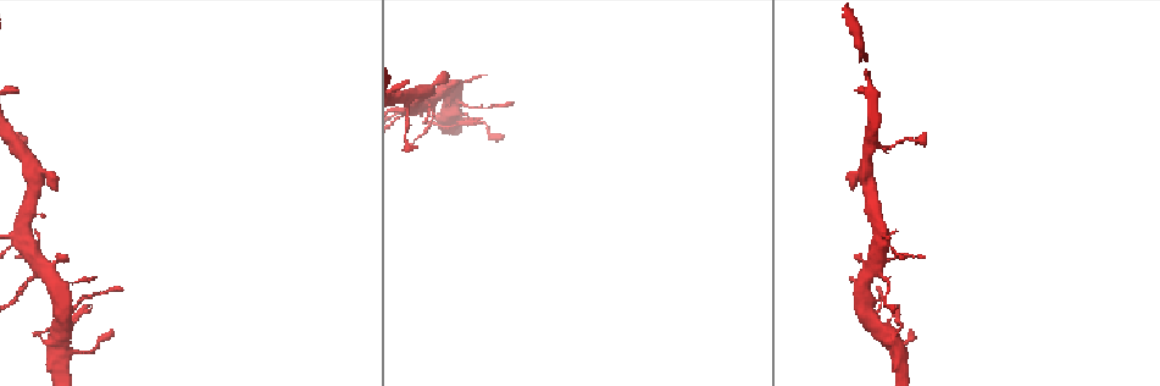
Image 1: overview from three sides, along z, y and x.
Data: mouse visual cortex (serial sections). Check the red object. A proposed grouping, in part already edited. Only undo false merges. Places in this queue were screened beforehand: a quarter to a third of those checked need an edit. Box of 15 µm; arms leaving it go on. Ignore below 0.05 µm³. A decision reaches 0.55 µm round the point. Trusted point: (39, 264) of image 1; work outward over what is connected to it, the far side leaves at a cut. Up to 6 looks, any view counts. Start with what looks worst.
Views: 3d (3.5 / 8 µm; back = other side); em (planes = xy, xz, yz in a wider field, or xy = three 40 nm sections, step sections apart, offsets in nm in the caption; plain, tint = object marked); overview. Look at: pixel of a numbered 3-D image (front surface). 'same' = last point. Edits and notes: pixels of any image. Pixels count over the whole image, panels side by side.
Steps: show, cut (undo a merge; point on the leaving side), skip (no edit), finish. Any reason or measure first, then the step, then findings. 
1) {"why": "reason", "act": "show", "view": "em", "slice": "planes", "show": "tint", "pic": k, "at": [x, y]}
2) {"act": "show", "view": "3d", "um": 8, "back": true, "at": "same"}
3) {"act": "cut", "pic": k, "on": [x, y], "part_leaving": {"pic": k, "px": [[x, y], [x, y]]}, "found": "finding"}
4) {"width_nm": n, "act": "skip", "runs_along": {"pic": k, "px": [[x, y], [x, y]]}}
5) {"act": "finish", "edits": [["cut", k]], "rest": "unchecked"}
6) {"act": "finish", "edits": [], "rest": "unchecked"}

{"why": "thin neck", "act": "show", "view": "3d", "um": 3.5, "pic": 1, "at": [26, 241]}

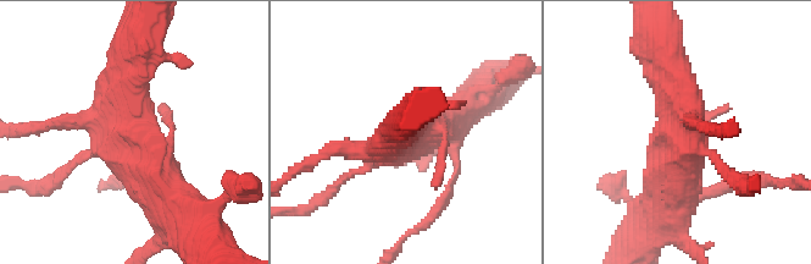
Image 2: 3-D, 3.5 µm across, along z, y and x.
{"act": "show", "view": "em", "slice": "planes", "show": "tint", "pic": 2, "at": [683, 141]}

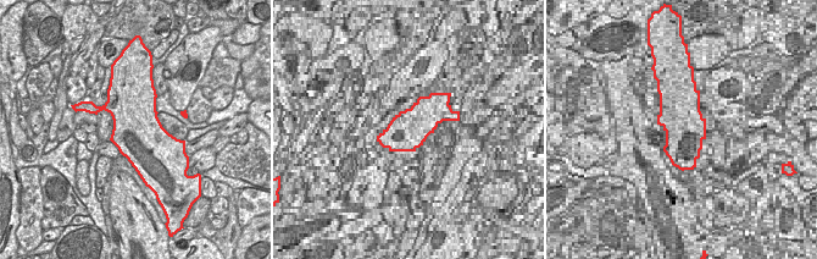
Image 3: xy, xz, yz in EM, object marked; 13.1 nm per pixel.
{"act": "show", "view": "em", "slice": "xy", "step": 1, "show": "tint", "at": "same"}

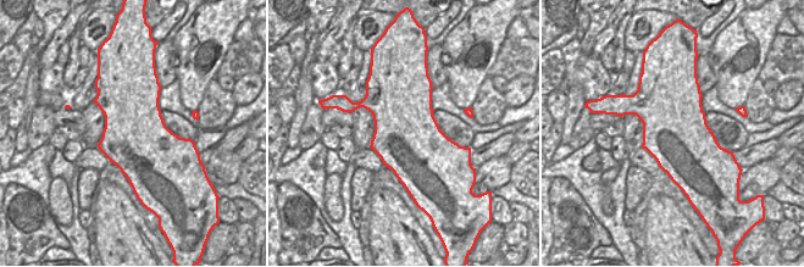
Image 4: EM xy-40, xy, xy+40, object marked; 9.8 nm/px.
{"width_nm": 650, "act": "skip", "runs_along": {"pic": 2, "px": [[172, 203], [127, 150], [123, 60]]}, "found": "one cell here"}

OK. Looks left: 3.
{"why": "three-way junction", "act": "show", "view": "3d", "um": 3.5, "pic": 1, "at": [14, 147]}

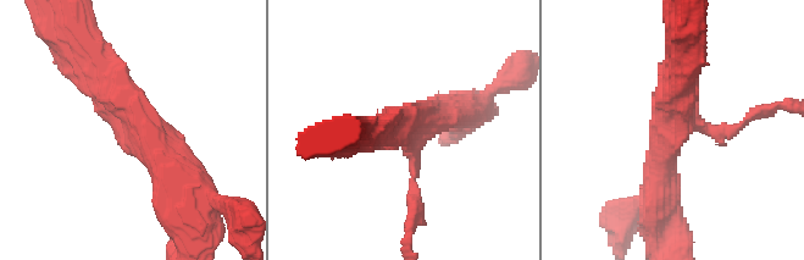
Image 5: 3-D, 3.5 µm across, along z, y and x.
{"arms": 3, "arm_widths_nm": [150, 450, 500], "act": "show", "view": "em", "slice": "planes", "show": "tint", "pic": 5, "at": [141, 124]}

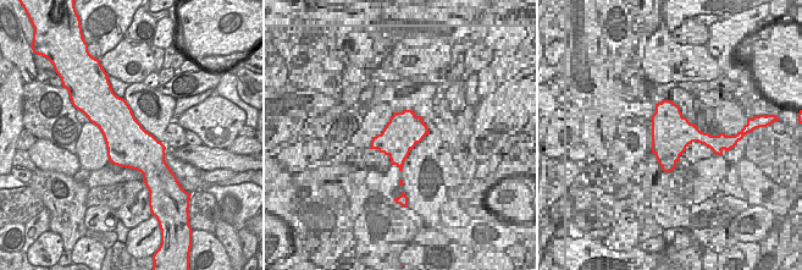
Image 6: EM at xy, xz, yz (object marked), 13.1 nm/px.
{"width_nm": 600, "act": "skip", "runs_along": {"pic": 5, "px": [[184, 187], [90, 60]]}, "found": "all the same cell"}

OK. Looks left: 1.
{"act": "finish", "edits": [], "rest": "unchecked"}

